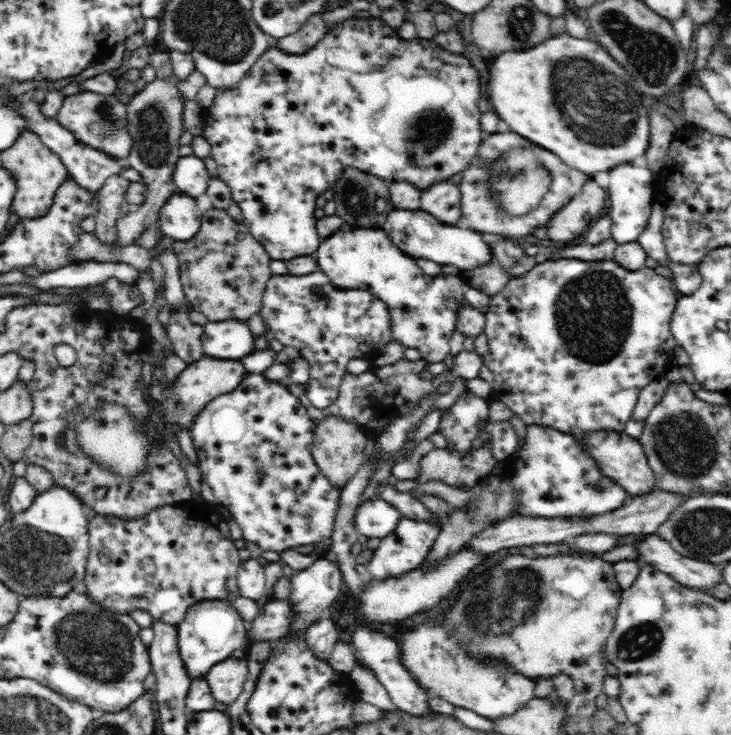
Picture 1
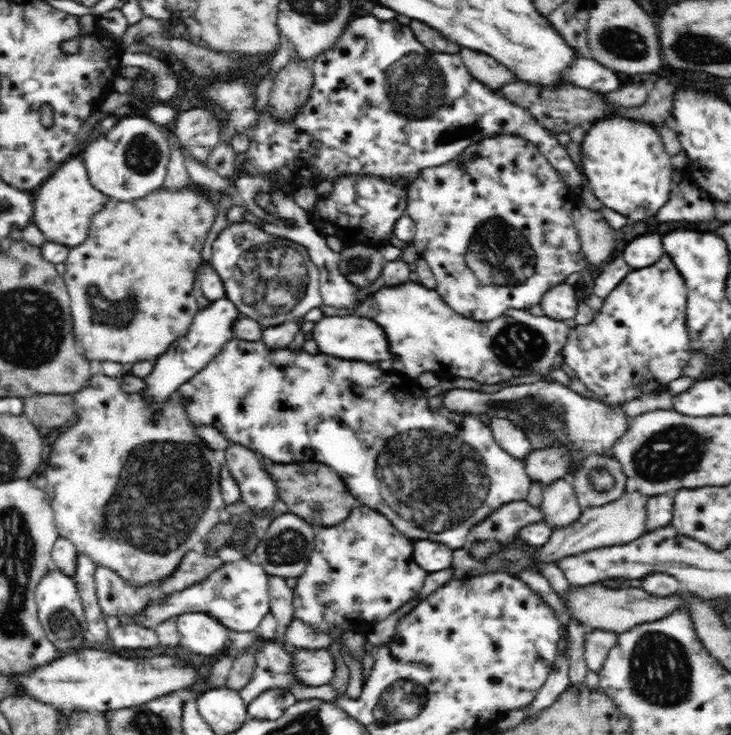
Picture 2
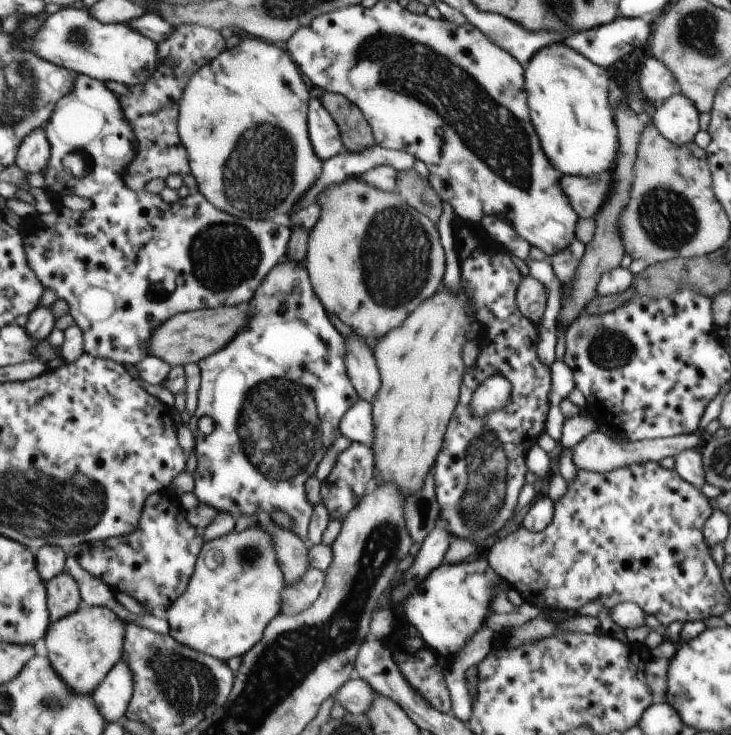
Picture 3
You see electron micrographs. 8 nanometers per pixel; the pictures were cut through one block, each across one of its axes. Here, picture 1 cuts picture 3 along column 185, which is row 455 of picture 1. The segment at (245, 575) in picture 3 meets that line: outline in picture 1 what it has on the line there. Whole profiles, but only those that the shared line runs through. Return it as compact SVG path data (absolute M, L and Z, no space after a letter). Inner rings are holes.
M605 431L591 435L582 442L588 444L590 453L599 460L598 463L600 463L600 467L604 468L604 473L616 479L632 496L658 489L658 478L648 466L642 447L636 439L630 438L623 431Z

